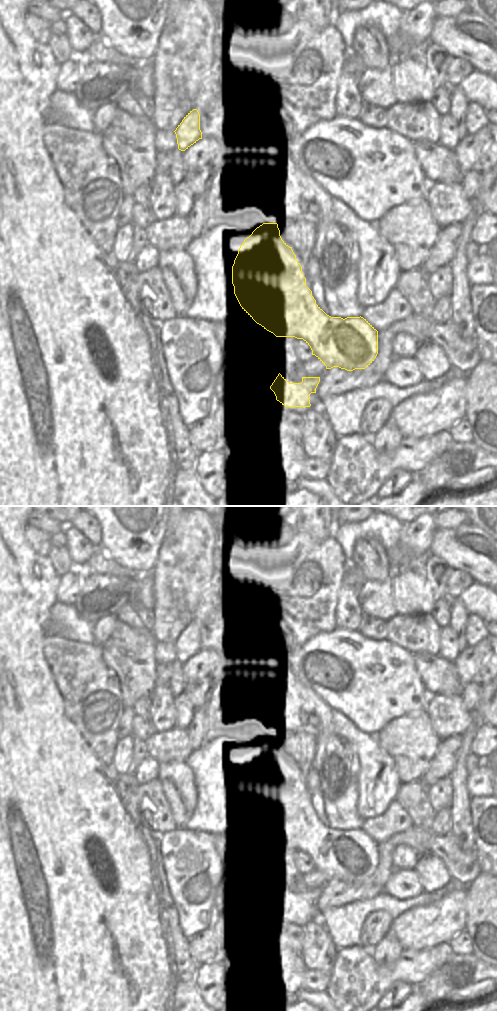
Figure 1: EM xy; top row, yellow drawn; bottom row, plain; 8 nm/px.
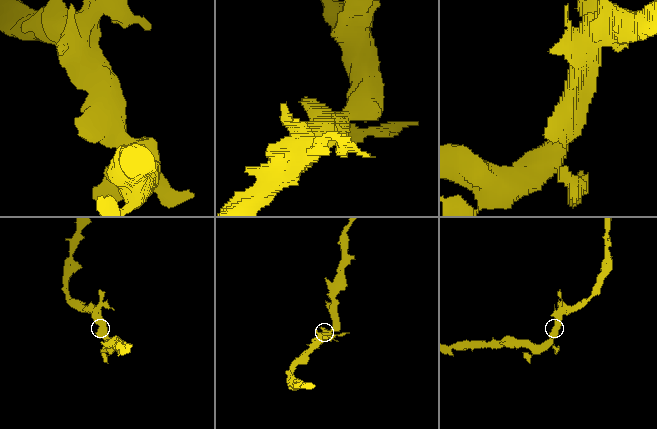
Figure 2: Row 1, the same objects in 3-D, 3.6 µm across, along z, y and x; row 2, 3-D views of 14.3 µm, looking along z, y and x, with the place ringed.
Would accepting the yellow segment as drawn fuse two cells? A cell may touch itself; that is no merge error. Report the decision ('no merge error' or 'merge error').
no merge error

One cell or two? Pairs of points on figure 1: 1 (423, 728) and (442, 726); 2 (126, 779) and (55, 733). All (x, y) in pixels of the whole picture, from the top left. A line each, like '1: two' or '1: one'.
1: two
2: two

